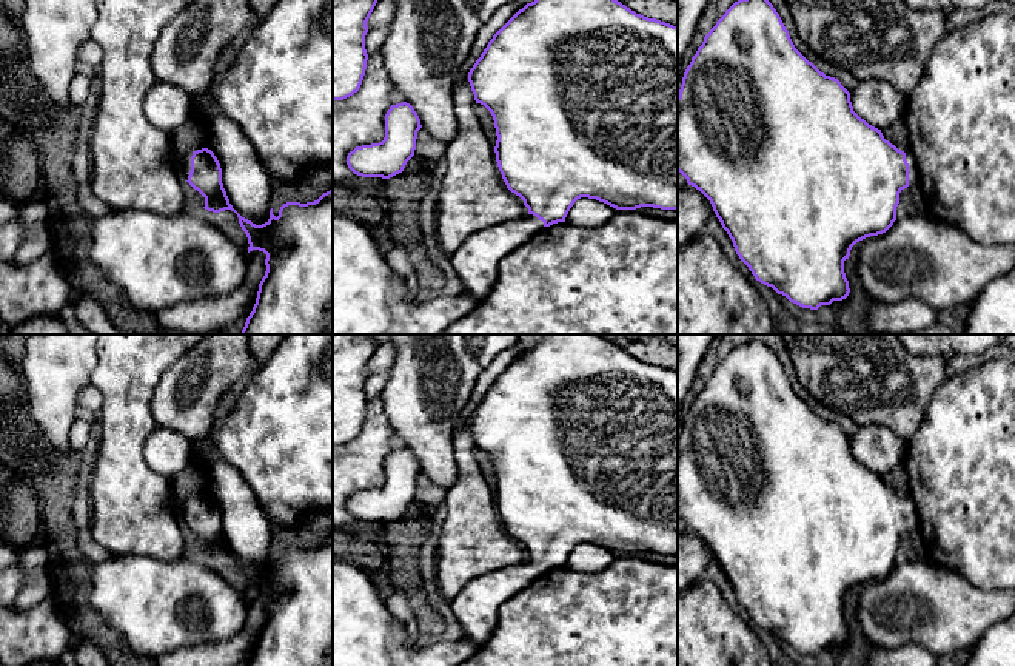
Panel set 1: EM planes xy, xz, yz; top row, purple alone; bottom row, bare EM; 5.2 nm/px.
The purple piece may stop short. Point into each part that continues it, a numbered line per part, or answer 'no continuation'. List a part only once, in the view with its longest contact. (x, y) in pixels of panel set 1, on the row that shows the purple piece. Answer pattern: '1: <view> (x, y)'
1: yz (914, 174)

